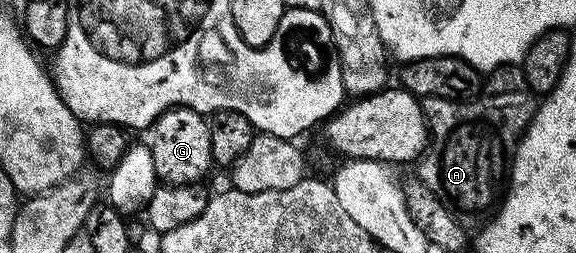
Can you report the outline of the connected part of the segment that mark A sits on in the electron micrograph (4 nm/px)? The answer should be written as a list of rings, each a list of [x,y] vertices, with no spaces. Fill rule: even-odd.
[[[517,66],[496,69],[484,81],[481,93],[471,100],[424,97],[421,100],[421,109],[425,111],[425,120],[429,123],[431,143],[424,156],[416,161],[416,175],[427,186],[427,190],[438,196],[446,208],[458,217],[483,215],[489,207],[492,209],[498,203],[503,181],[511,168],[513,153],[517,151],[521,135],[529,128],[537,105],[535,94],[527,86],[524,71]]]

